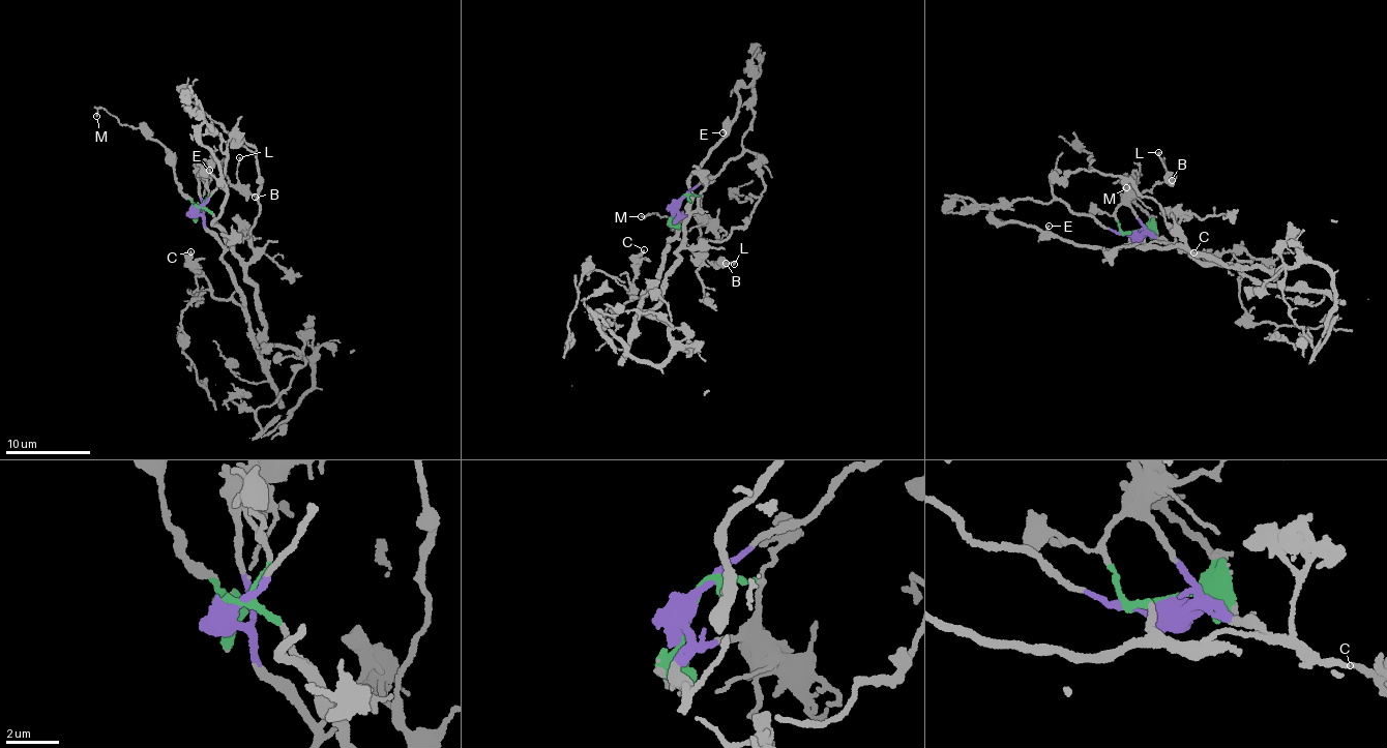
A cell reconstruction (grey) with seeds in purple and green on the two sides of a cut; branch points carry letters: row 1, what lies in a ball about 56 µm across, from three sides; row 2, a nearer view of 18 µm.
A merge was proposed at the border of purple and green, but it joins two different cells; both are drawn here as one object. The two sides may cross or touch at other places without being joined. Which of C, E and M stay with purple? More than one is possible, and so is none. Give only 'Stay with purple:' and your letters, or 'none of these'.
Stay with purple: C

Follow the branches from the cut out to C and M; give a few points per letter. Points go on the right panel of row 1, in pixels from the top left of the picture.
C: (1131, 233), (1149, 231), (1176, 243), (1203, 262), (1235, 267), (1251, 263), (1244, 249), (1205, 258), (1194, 251)
M: (1131, 233), (1147, 227), (1150, 218), (1134, 201), (1132, 187), (1125, 181), (1124, 185), (1121, 180), (1125, 187)

